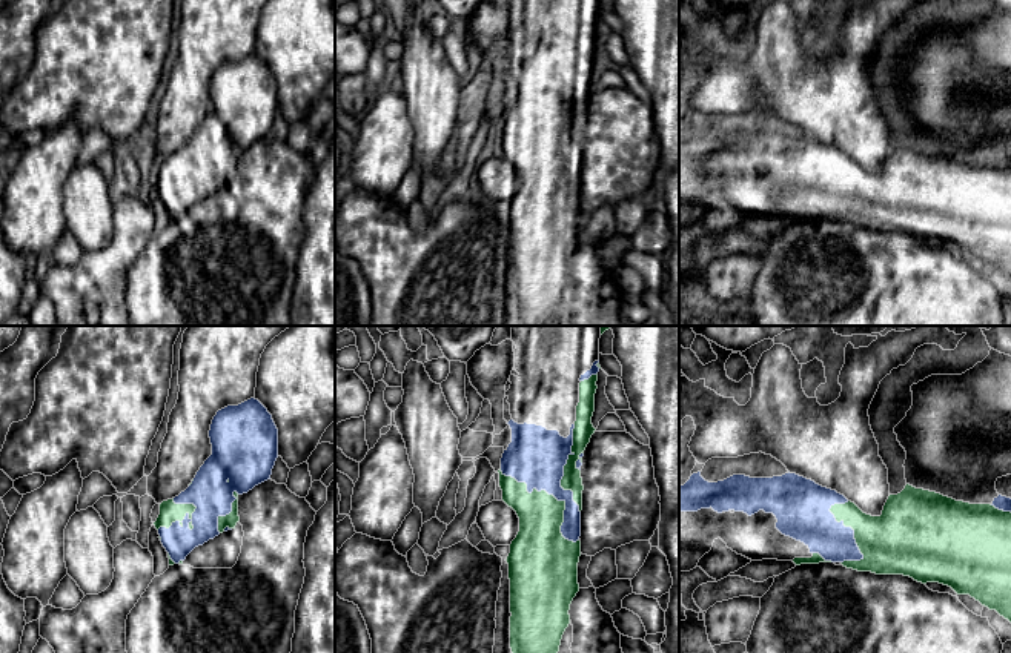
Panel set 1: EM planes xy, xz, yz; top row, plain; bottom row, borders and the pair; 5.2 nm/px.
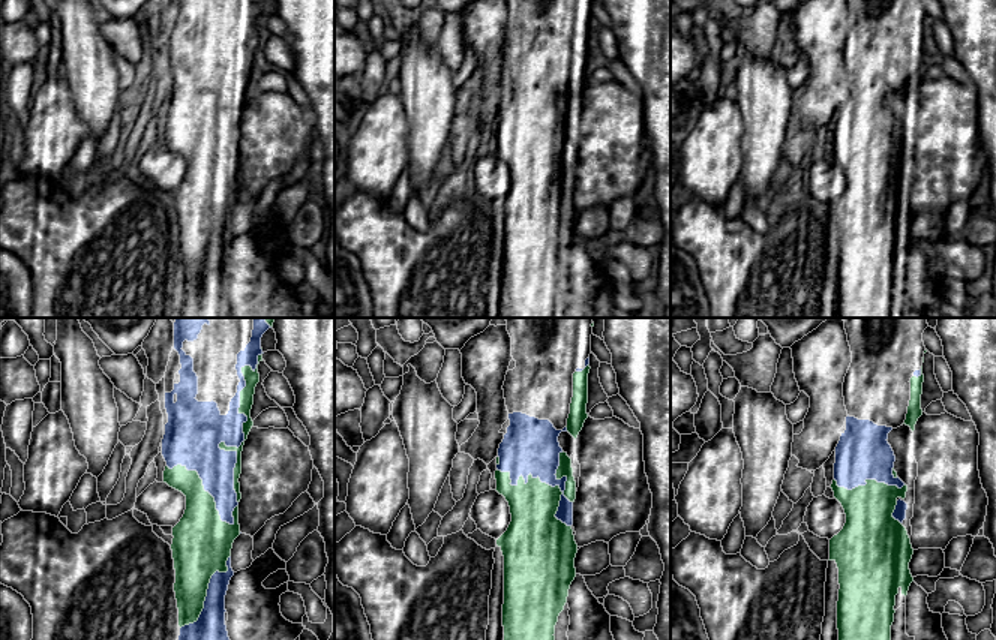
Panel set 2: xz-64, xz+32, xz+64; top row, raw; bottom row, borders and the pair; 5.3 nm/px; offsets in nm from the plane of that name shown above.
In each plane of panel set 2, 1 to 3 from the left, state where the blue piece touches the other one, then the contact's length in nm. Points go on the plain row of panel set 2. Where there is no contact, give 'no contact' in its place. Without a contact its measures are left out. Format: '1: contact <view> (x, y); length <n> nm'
1: contact xz-64 (243, 96); length 950 nm
2: contact xz+32 (543, 147); length 500 nm
3: contact xz+64 (867, 144); length 380 nm

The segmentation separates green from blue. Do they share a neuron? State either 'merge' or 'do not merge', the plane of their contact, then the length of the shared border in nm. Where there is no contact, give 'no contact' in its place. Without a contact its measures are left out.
do not merge | xz | 550 nm

